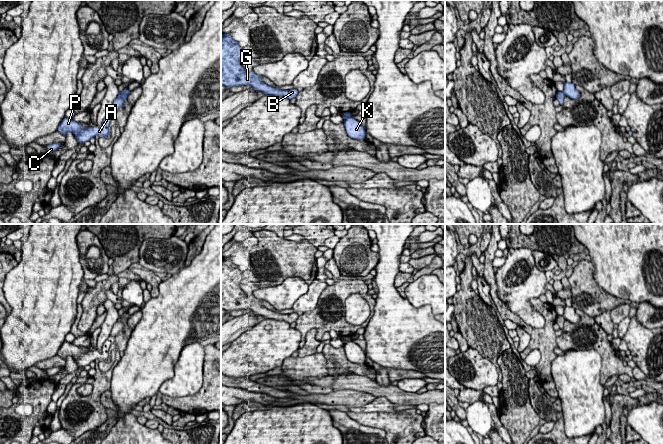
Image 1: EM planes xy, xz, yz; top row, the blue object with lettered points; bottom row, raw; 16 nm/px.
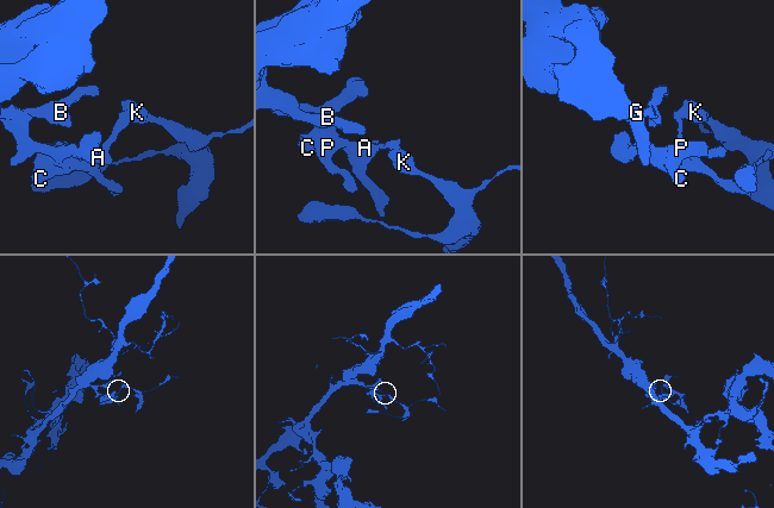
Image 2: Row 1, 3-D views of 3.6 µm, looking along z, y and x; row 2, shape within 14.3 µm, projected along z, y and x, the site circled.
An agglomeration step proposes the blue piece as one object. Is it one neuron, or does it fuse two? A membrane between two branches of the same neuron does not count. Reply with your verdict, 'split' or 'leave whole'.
split

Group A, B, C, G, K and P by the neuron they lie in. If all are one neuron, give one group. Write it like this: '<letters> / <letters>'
A B C G P / K

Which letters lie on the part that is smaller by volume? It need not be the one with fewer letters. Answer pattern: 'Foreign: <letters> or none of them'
Foreign: K

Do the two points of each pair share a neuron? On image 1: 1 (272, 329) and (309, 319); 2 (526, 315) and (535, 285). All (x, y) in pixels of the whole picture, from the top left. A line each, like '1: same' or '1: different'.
1: different
2: same

